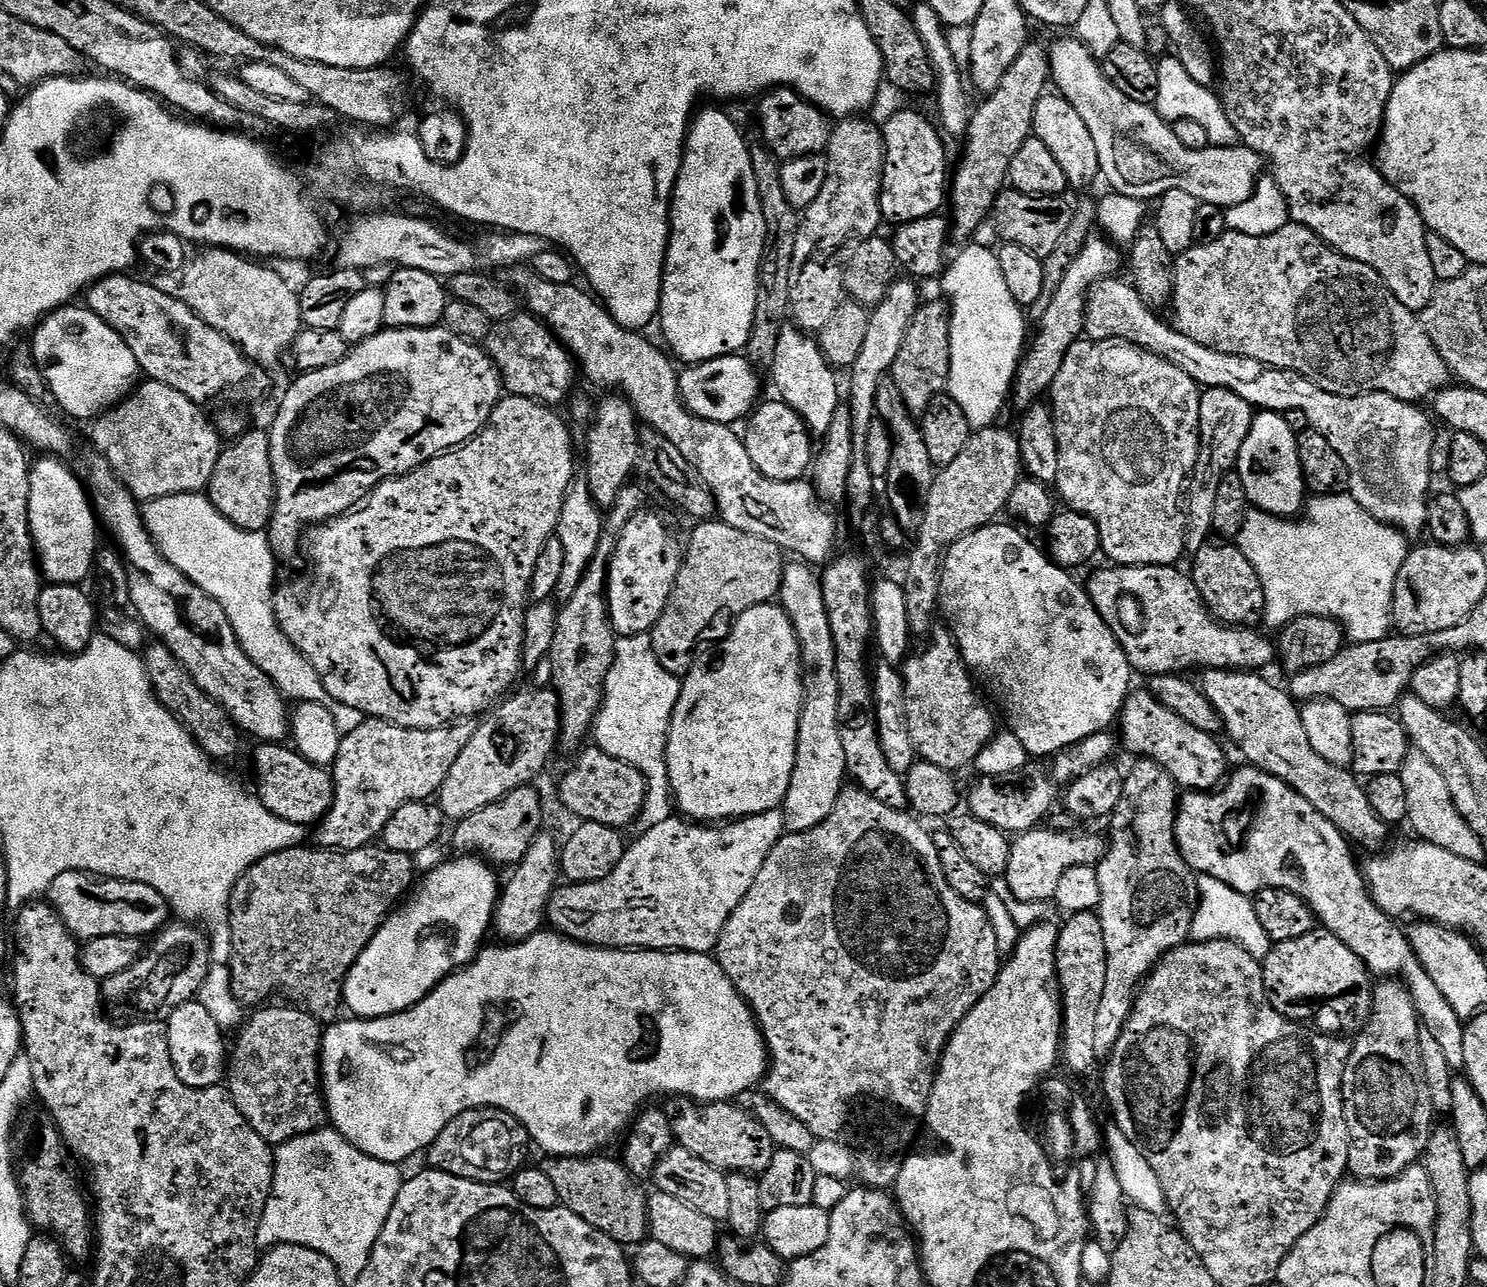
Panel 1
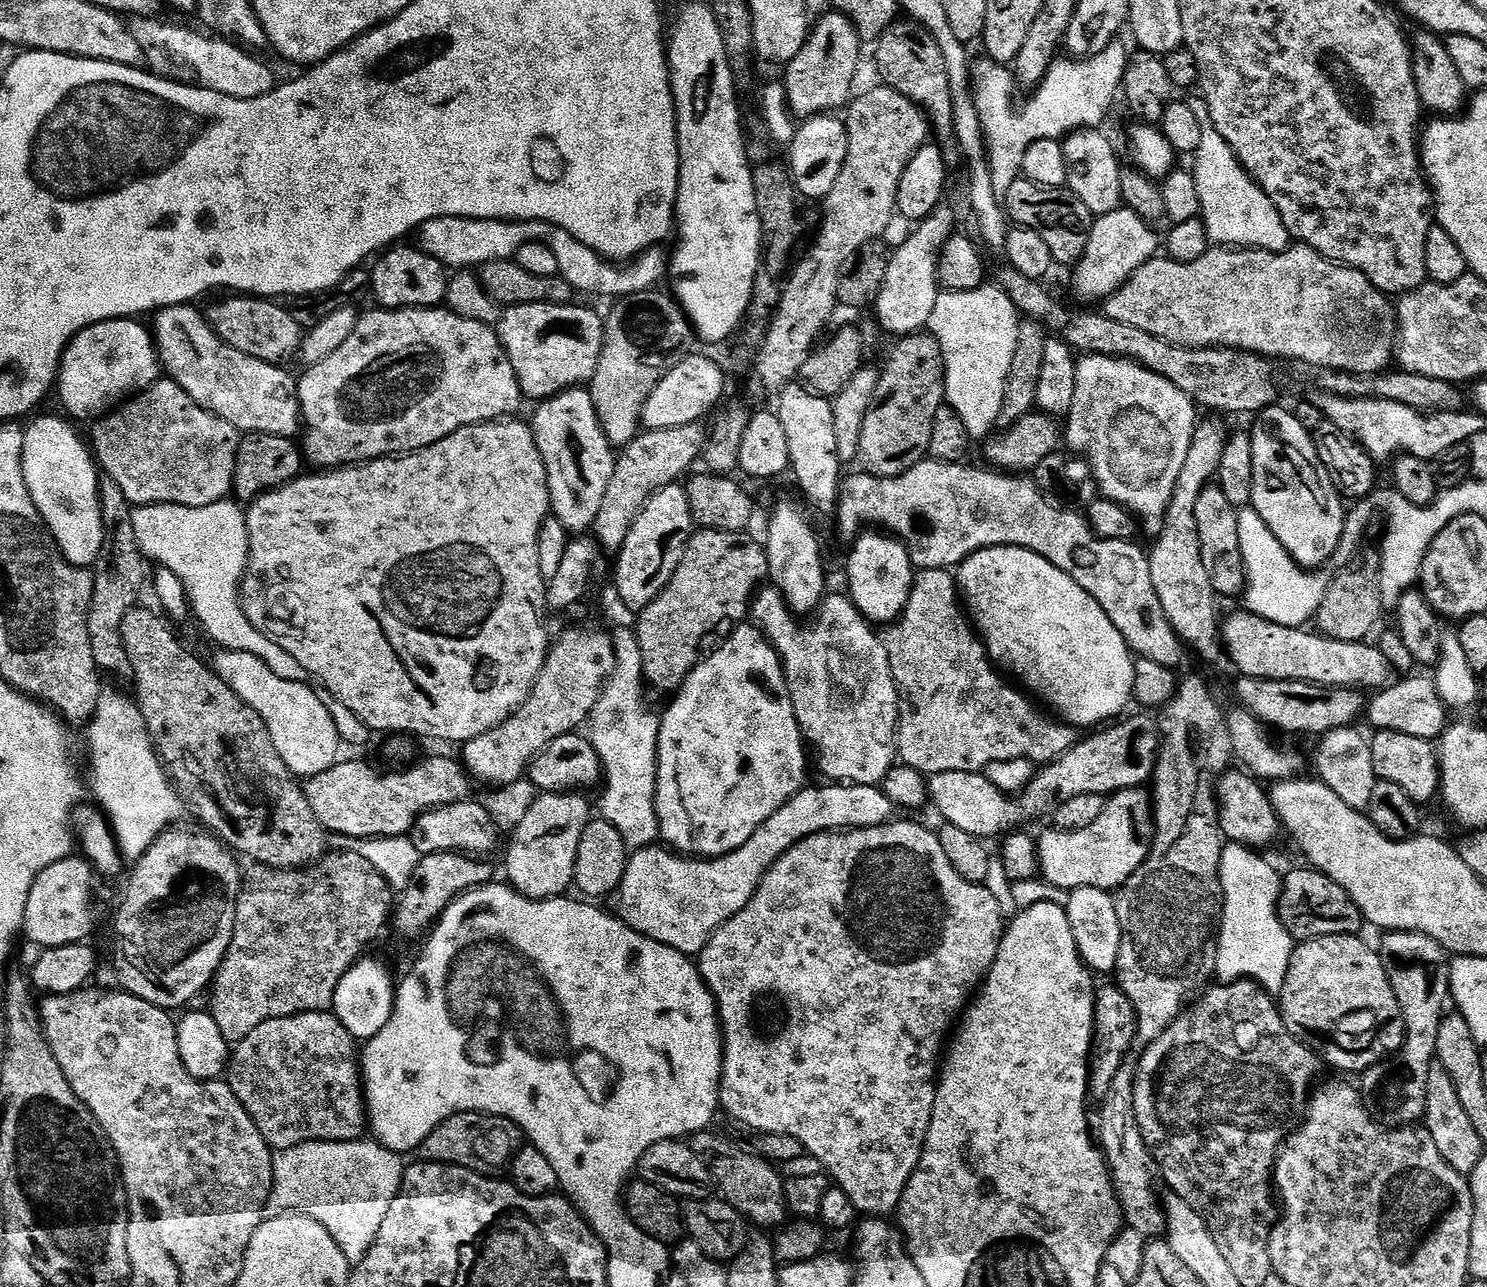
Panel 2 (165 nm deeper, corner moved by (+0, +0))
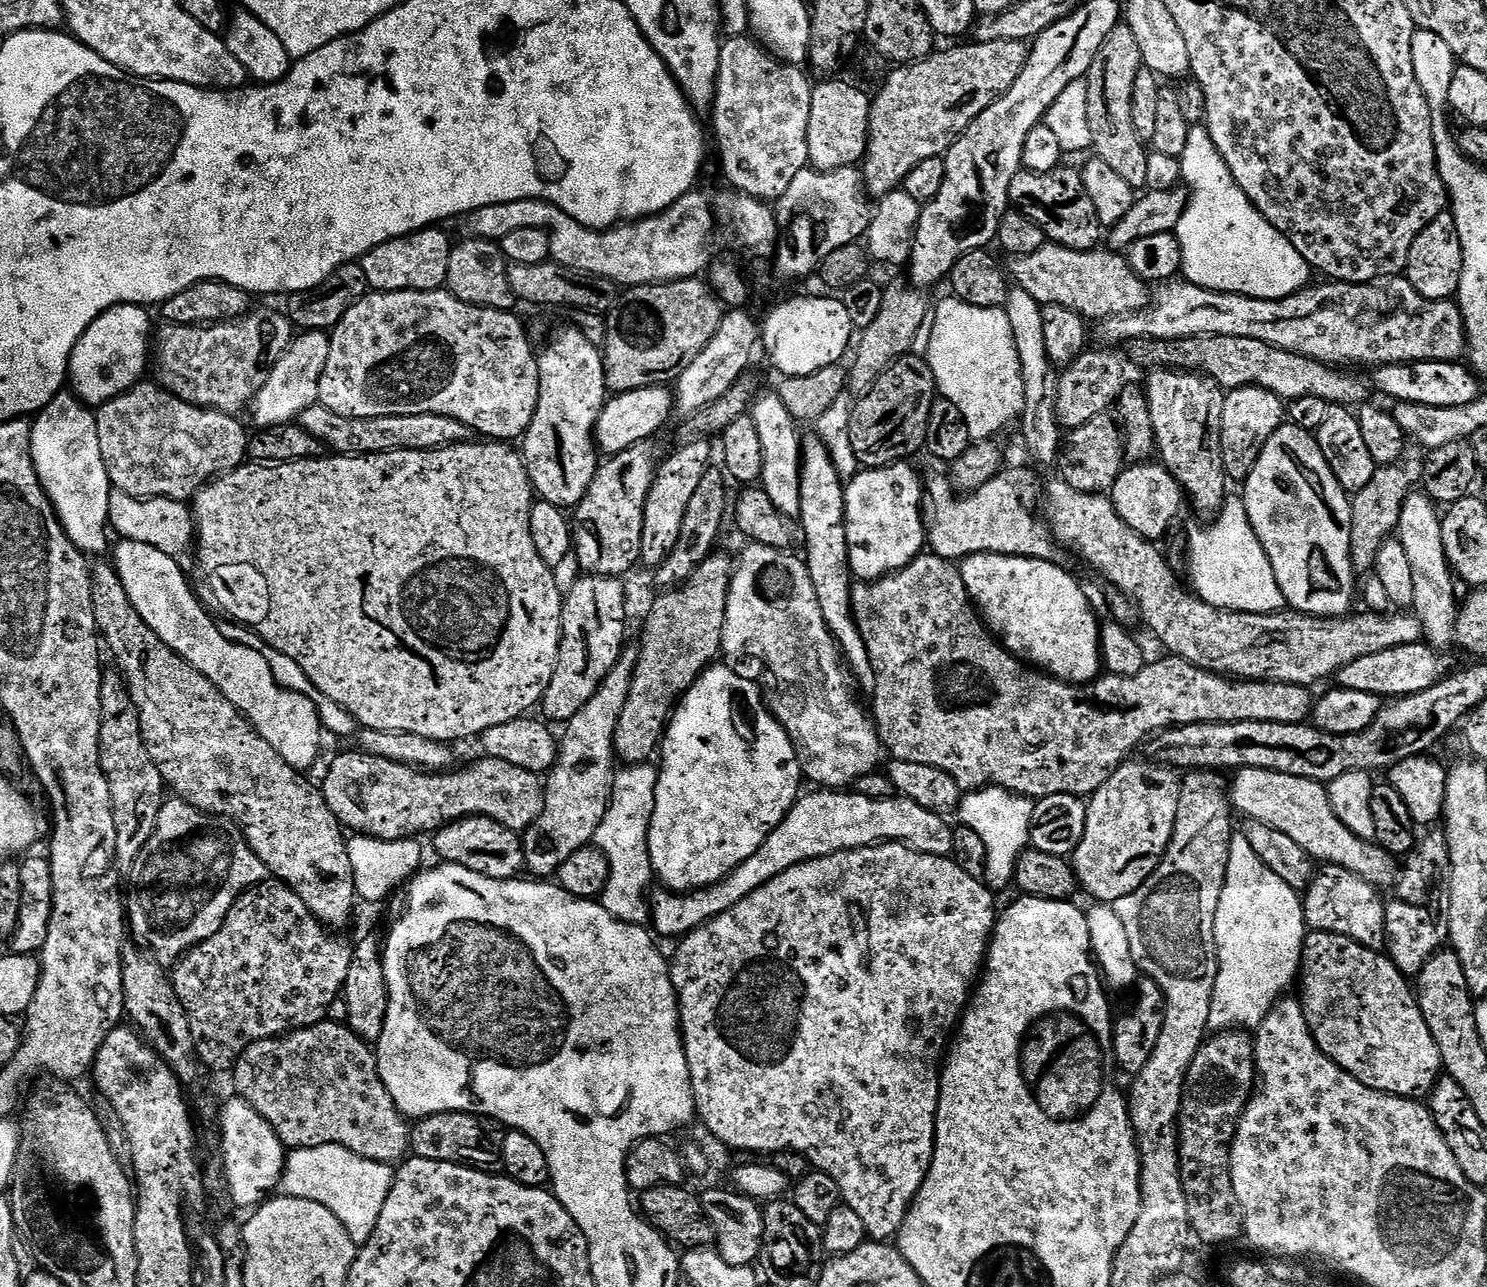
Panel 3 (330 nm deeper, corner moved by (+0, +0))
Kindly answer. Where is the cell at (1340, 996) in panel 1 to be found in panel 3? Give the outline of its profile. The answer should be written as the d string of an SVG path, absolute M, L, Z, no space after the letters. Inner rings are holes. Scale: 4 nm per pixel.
M1309 931L1304 938L1304 953L1300 959L1300 970L1298 973L1298 988L1299 984L1300 993L1298 993L1298 999L1302 1010L1306 1014L1308 1029L1314 1038L1314 1042L1322 1050L1322 1054L1326 1054L1326 1058L1330 1058L1339 1068L1346 1070L1354 1078L1358 1078L1358 1082L1362 1082L1379 1092L1385 1092L1387 1096L1424 1098L1431 1093L1436 1081L1442 1075L1440 1051L1434 1042L1434 1034L1430 1034L1430 1026L1426 1026L1426 1022L1422 1018L1422 1010L1420 1009L1419 1002L1416 1000L1413 985L1392 965L1392 961L1388 959L1387 955L1381 954L1375 948L1367 948L1350 938L1339 936L1333 932Z

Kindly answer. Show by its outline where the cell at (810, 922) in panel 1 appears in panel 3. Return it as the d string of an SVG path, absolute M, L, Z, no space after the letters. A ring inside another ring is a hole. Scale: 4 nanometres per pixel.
M885 842L873 844L871 848L855 848L849 852L835 852L829 856L807 860L798 866L790 866L790 870L770 878L770 882L766 882L758 890L754 890L754 894L742 898L742 902L738 902L738 906L726 910L726 914L722 914L718 918L706 922L701 928L689 932L687 936L677 943L680 945L676 948L676 957L674 955L671 957L670 967L672 969L672 985L676 991L676 1002L680 1006L680 1030L684 1037L686 1062L690 1066L690 1082L696 1099L696 1115L699 1123L704 1123L708 1127L710 1135L717 1136L726 1147L734 1148L733 1150L737 1153L800 1152L808 1159L809 1165L815 1171L830 1174L830 1178L834 1178L834 1182L838 1182L841 1201L848 1204L850 1210L855 1210L861 1216L862 1222L866 1222L866 1230L873 1241L891 1241L899 1233L902 1222L908 1213L908 1207L918 1194L932 1161L934 1146L936 1145L936 1111L940 1101L942 1057L950 1044L948 1031L951 1028L953 1031L959 1025L970 1003L970 993L973 991L974 985L977 983L978 977L986 964L988 945L998 919L998 907L996 908L996 900L992 896L995 896L993 889L989 888L983 879L966 874L966 870L962 870L962 866L958 866L956 861L948 856L935 856L934 854L919 852L899 842Z

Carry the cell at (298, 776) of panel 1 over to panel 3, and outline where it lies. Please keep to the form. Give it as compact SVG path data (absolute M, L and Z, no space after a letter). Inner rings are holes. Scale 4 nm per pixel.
M363 750L355 751L334 757L324 776L324 784L322 783L326 806L330 806L336 821L349 833L380 840L404 840L419 837L419 832L435 834L444 825L465 820L467 816L485 816L522 834L534 823L538 814L542 814L544 785L541 777L530 770L522 770L522 766L484 756L474 761L469 768L456 766L443 772L426 772L417 770L410 764L399 764L390 758L372 756Z

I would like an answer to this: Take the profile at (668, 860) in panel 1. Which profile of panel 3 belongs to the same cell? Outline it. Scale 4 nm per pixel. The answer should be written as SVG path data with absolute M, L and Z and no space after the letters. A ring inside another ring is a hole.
M854 790L812 791L816 792L810 793L809 796L801 795L797 799L791 810L782 818L780 825L766 838L766 842L762 842L760 849L754 854L750 854L750 858L746 858L746 862L742 862L742 866L735 868L724 880L719 880L717 884L709 888L699 888L697 892L653 891L650 896L651 927L657 933L660 931L664 936L683 938L694 929L701 928L706 922L726 914L726 910L738 906L738 902L742 902L742 898L754 894L754 890L758 890L766 882L770 882L770 878L790 870L790 866L798 866L807 860L822 858L835 852L849 852L855 848L871 848L873 844L885 842L899 842L919 852L935 856L948 856L952 851L952 828L950 824L947 824L949 821L936 812L918 806L918 802L910 802L903 798L875 800L866 798Z

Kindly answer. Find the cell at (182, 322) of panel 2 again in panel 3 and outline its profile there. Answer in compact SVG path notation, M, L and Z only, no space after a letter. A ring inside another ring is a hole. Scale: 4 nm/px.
M319 402L305 410L298 423L314 438L318 438L325 449L337 456L373 456L398 450L434 450L451 444L469 443L474 436L470 426L458 422L458 418L446 418L442 414L386 414L382 418L342 418L342 414L334 414L334 410Z

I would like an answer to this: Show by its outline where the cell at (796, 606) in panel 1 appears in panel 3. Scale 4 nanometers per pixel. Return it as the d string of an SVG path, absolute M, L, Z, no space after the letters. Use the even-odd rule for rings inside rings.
M772 392L762 397L760 395L751 405L750 415L757 427L758 438L762 445L762 474L758 481L759 487L770 494L770 502L778 506L784 516L799 517L802 490L800 489L800 449L802 438L798 434L798 424L783 405L779 393Z

